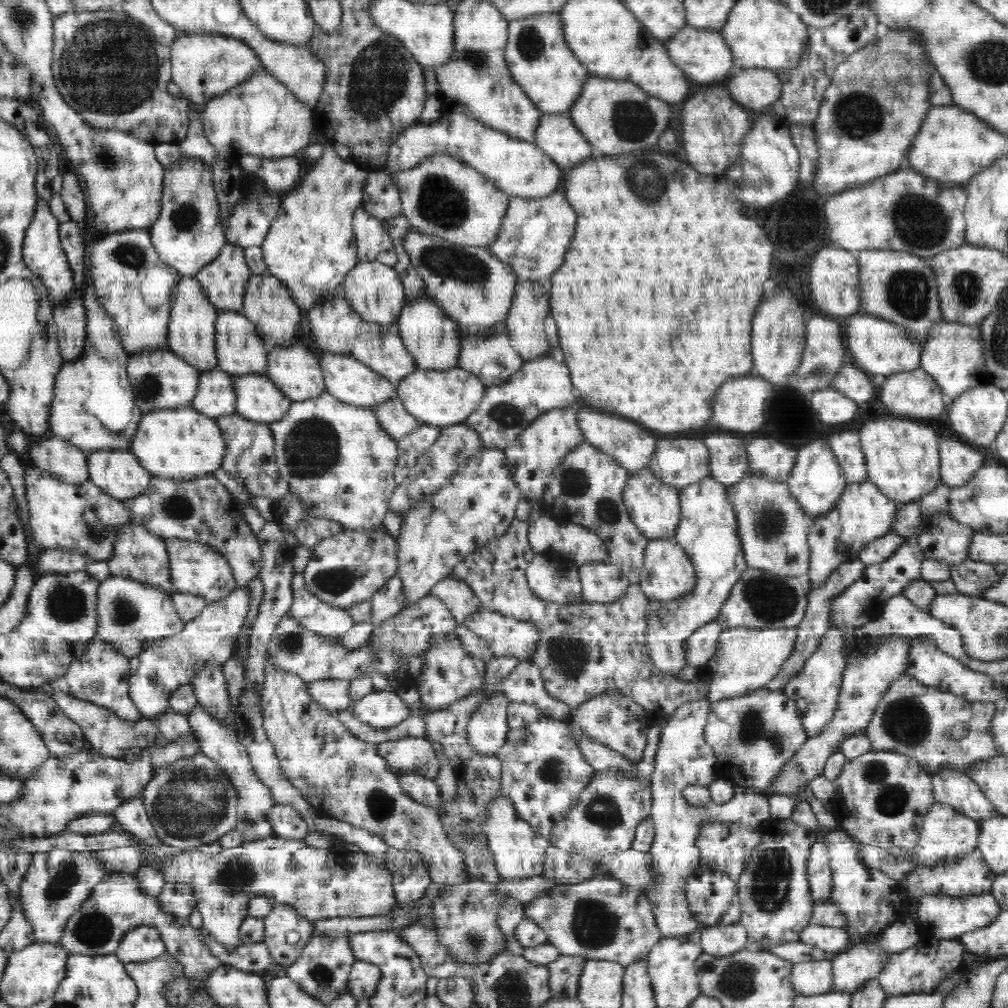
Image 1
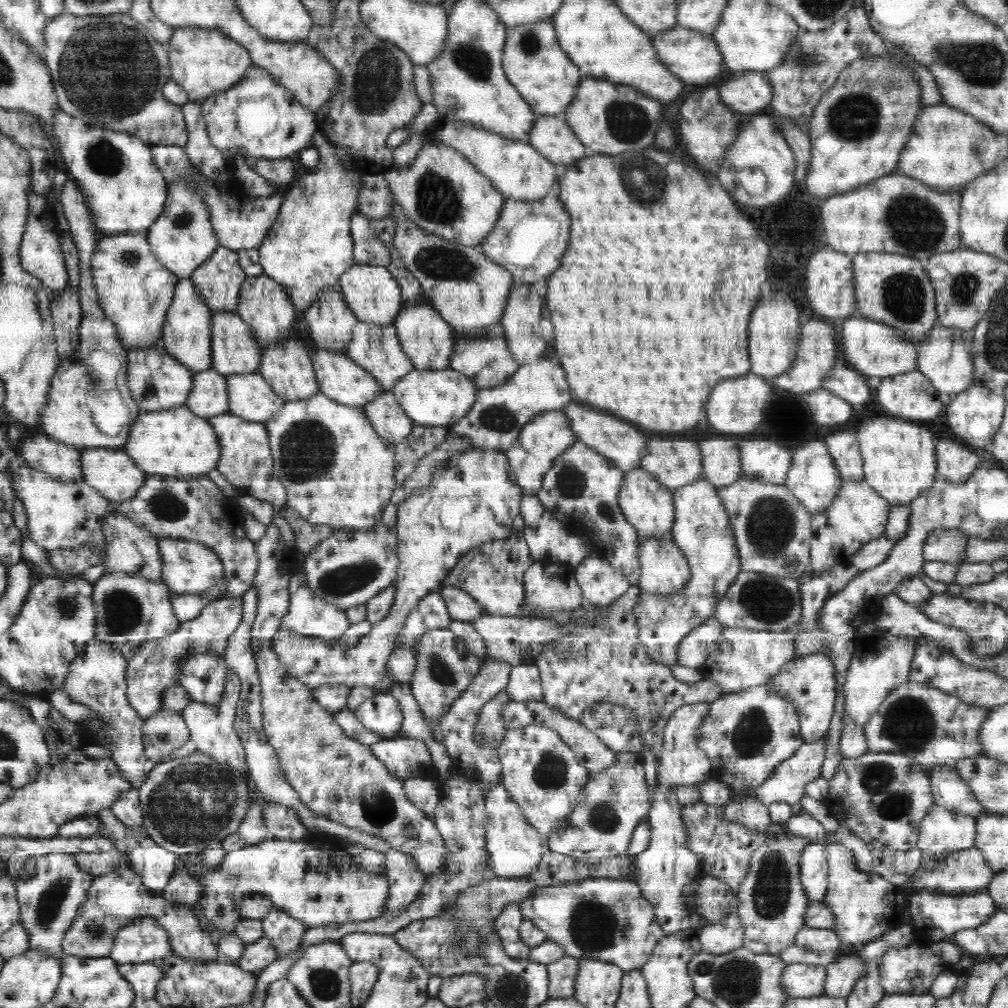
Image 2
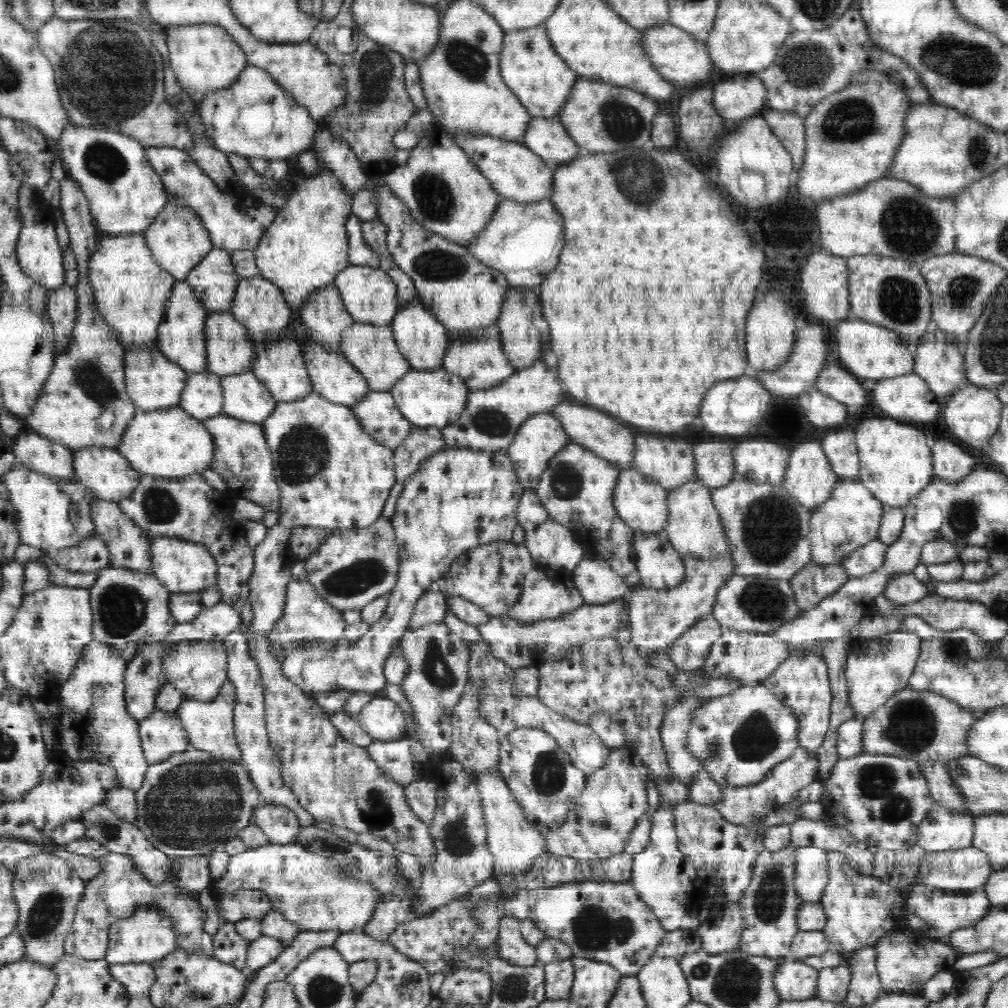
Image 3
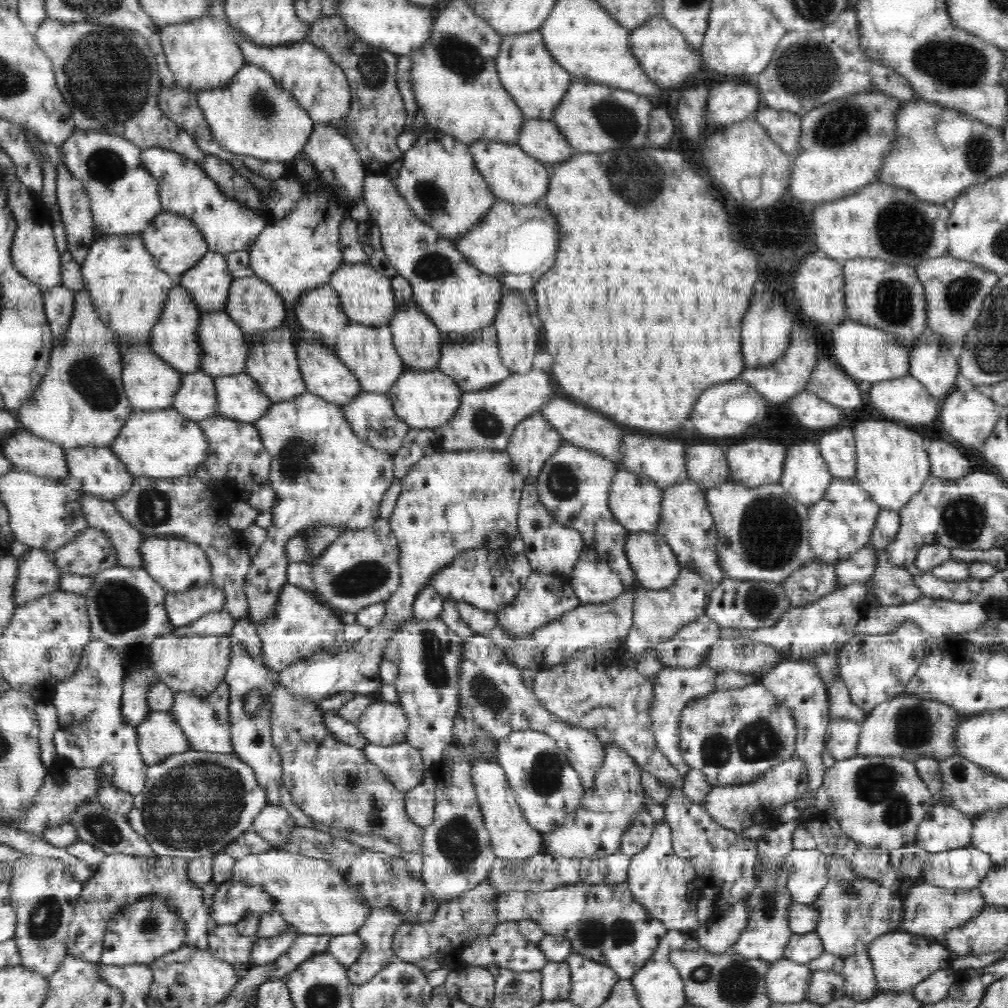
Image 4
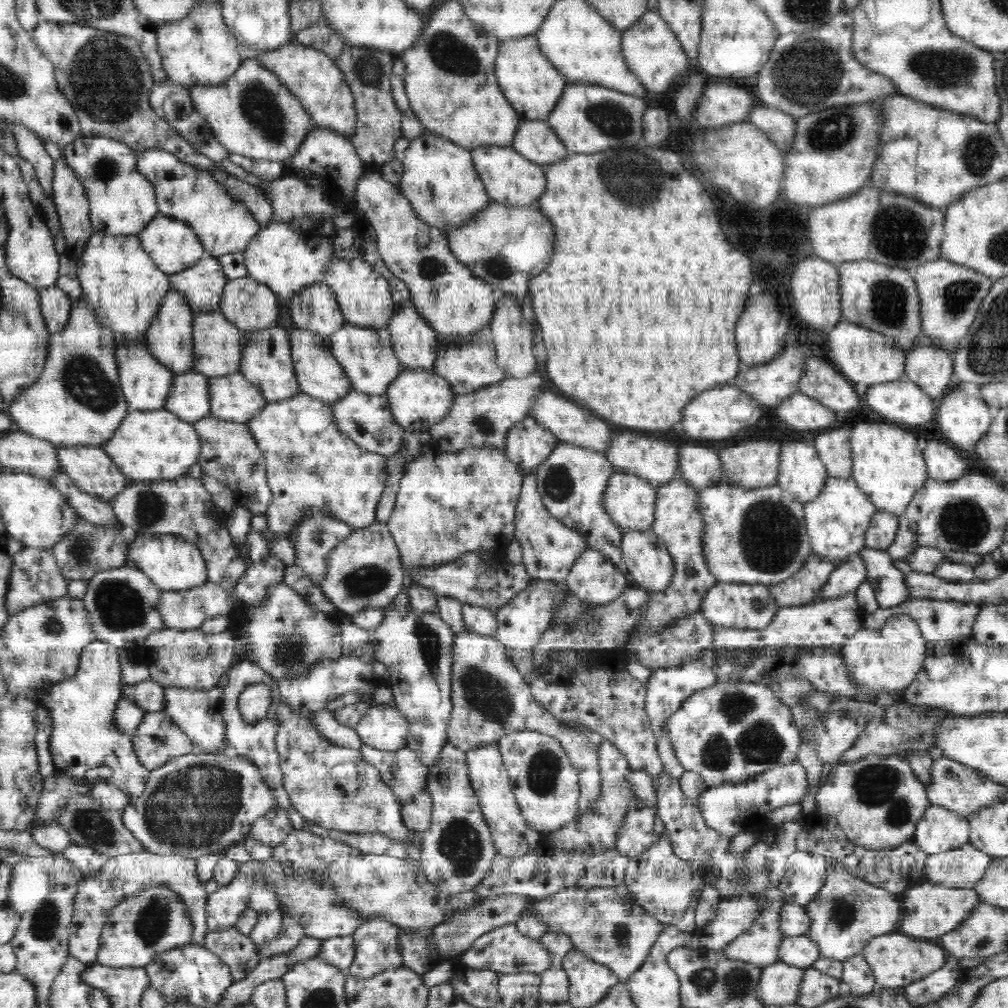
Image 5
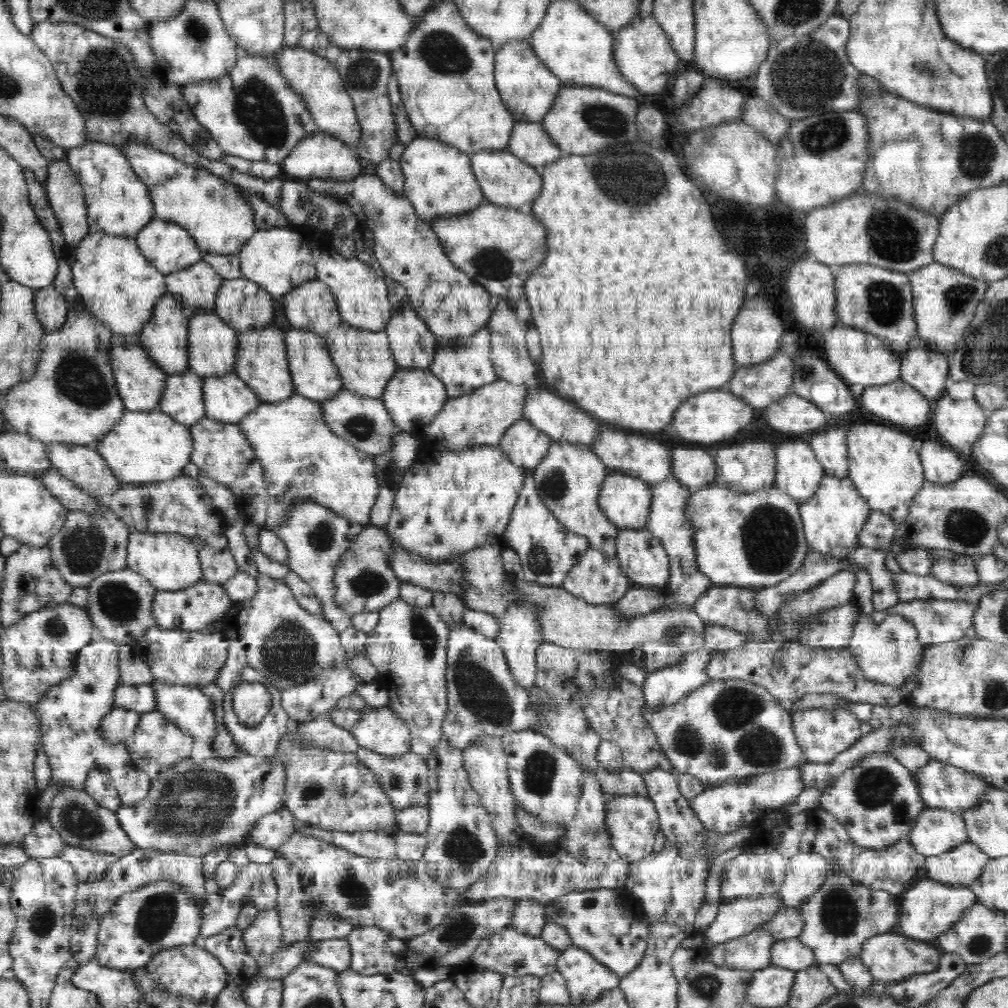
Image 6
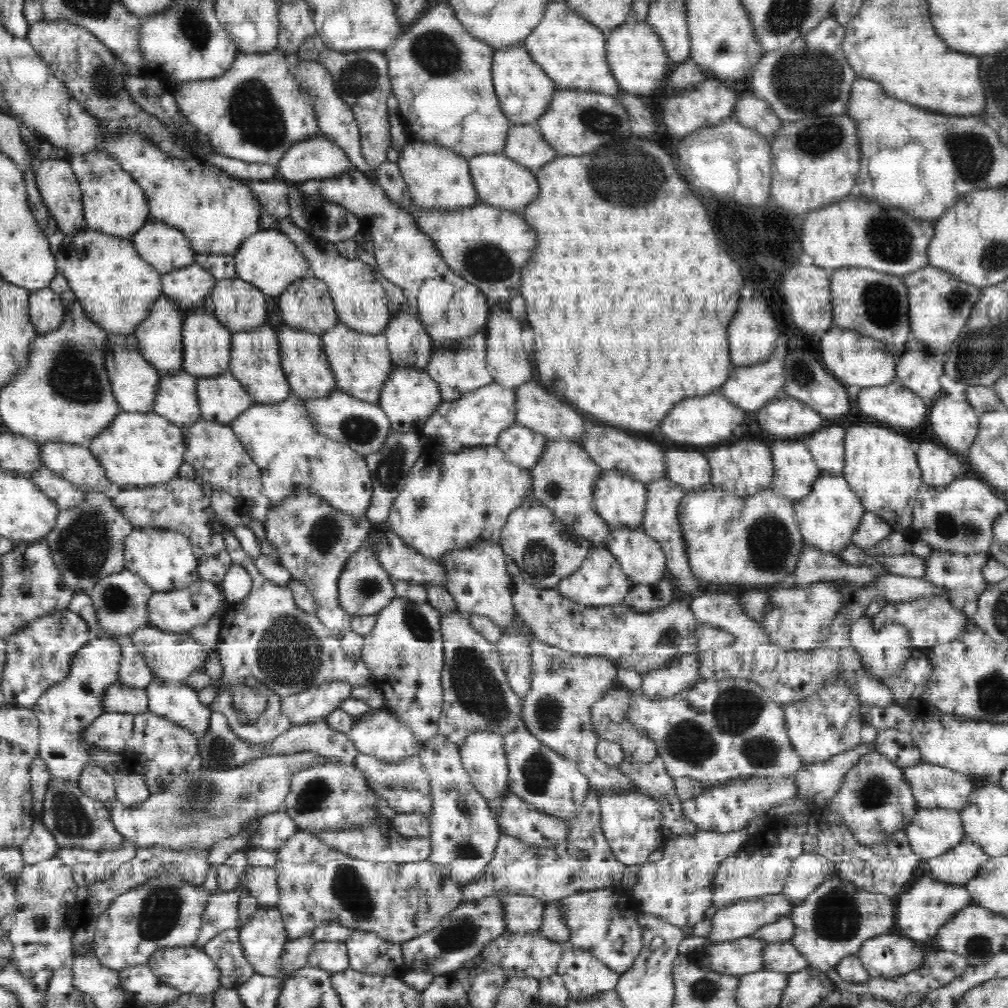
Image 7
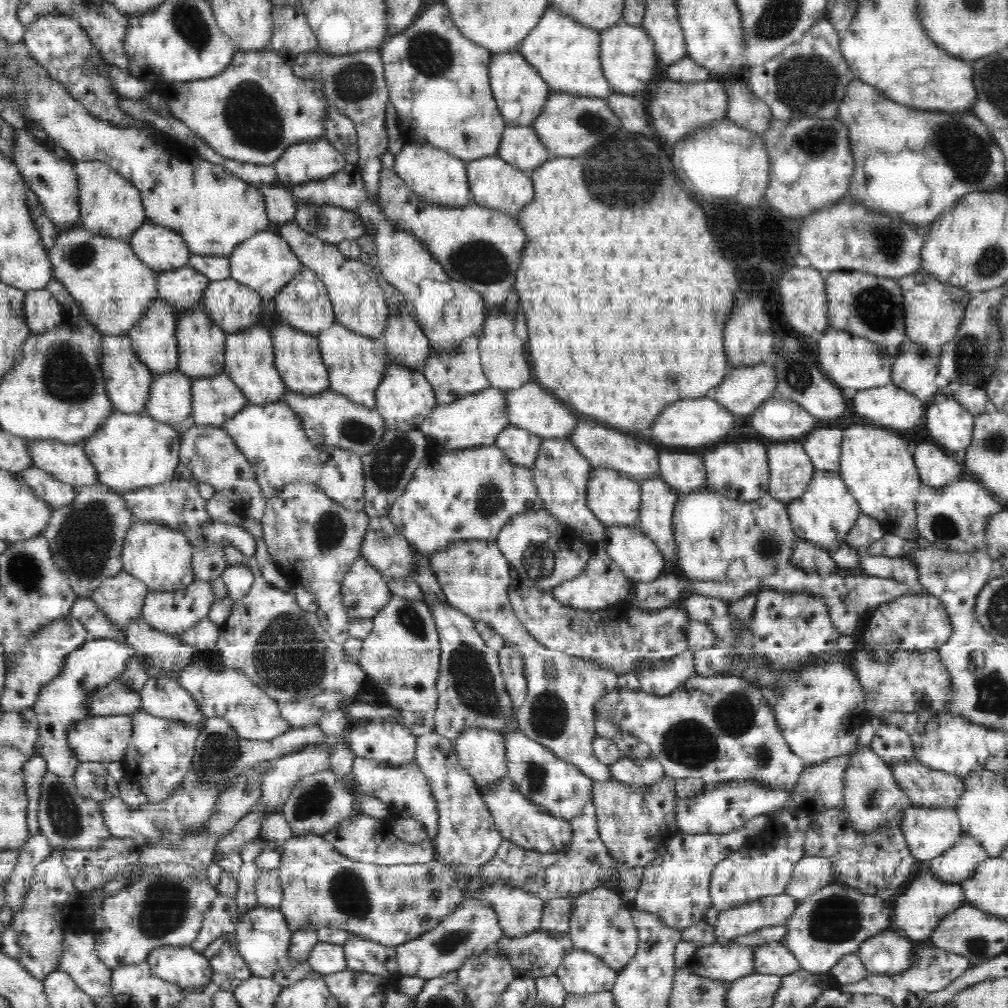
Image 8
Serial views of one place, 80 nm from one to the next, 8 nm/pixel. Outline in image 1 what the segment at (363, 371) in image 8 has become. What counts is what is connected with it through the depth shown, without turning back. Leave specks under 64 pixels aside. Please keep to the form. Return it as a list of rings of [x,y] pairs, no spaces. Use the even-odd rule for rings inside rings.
[[[368,322],[360,324],[360,332],[357,333],[356,340],[353,340],[349,354],[356,360],[368,365],[374,372],[377,372],[392,384],[399,383],[408,374],[418,369],[417,362],[406,350],[403,340],[398,334],[380,332],[376,328],[372,328],[372,324],[368,324]]]

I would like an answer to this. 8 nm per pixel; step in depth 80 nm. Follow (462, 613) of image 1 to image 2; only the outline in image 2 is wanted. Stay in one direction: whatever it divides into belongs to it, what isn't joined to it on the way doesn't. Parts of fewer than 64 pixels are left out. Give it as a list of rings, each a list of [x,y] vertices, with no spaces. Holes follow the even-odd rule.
[[[440,587],[438,591],[447,605],[450,617],[457,621],[472,623],[485,613],[484,608],[470,595],[456,587]]]

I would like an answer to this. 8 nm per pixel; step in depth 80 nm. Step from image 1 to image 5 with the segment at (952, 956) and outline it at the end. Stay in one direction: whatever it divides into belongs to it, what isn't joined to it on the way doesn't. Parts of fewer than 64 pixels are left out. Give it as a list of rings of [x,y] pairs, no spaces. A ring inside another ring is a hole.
[[[898,930],[875,936],[868,941],[860,953],[872,969],[876,987],[894,990],[900,990],[912,981],[920,980],[923,976],[942,968],[948,954],[943,947],[900,933]]]

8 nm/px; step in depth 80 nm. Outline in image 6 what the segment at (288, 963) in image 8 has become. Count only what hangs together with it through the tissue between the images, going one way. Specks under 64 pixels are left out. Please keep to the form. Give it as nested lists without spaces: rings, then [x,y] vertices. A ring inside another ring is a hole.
[[[277,909],[259,911],[255,921],[243,930],[246,948],[259,967],[268,964],[280,949],[281,936],[282,927]]]

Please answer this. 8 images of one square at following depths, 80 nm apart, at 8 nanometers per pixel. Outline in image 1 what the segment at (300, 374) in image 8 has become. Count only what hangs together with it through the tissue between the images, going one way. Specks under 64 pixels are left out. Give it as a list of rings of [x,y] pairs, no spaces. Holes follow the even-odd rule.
[[[324,352],[320,356],[320,370],[322,371],[325,390],[346,404],[373,408],[379,402],[397,396],[396,384],[388,382],[383,376],[350,354],[341,355]]]

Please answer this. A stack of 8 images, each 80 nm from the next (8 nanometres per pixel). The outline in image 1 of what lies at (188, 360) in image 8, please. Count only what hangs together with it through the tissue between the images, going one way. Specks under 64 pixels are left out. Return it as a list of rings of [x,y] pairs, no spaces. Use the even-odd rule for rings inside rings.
[[[222,311],[217,314],[216,328],[216,368],[235,375],[264,374],[268,352],[263,340],[256,335],[256,324],[248,320],[240,311]]]

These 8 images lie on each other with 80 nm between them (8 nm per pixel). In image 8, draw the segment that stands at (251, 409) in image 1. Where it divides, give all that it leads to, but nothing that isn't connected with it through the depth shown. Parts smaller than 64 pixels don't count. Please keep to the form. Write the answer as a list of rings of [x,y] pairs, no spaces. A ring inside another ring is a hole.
[[[226,372],[192,378],[192,412],[196,426],[222,425],[242,410],[248,400]]]

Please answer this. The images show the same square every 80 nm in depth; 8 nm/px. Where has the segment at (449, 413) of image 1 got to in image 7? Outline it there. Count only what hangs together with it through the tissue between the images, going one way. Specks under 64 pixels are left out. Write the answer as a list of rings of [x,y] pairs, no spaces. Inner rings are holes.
[[[394,366],[380,389],[377,403],[387,414],[392,432],[422,434],[426,419],[442,401],[438,385],[424,369]]]

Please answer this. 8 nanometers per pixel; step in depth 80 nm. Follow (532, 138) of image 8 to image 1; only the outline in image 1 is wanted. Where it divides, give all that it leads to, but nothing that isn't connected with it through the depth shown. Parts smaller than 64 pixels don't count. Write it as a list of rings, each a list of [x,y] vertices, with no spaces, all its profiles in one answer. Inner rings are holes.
[[[547,114],[540,118],[534,143],[562,169],[571,169],[592,158],[592,147],[576,129],[569,114]]]

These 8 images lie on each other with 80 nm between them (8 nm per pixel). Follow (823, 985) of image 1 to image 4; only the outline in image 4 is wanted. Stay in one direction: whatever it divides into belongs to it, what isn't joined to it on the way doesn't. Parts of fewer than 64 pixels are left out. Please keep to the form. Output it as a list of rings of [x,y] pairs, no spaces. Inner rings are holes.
[[[784,958],[774,961],[765,976],[767,997],[774,1004],[804,1001],[812,973],[806,964]]]

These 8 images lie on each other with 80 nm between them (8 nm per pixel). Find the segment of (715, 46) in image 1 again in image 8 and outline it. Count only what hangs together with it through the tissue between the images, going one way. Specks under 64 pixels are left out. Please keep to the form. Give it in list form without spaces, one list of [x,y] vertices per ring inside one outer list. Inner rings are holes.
[[[618,23],[602,29],[600,35],[600,63],[610,89],[614,93],[640,95],[654,84],[654,74],[660,61],[654,43],[641,25]]]

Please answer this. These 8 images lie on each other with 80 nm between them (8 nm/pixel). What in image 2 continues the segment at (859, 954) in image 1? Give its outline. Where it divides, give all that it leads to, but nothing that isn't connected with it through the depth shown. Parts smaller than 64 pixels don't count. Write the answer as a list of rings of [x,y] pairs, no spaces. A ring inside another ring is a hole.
[[[859,954],[839,955],[836,962],[826,966],[823,994],[832,998],[847,998],[854,985],[866,974],[866,967]]]

